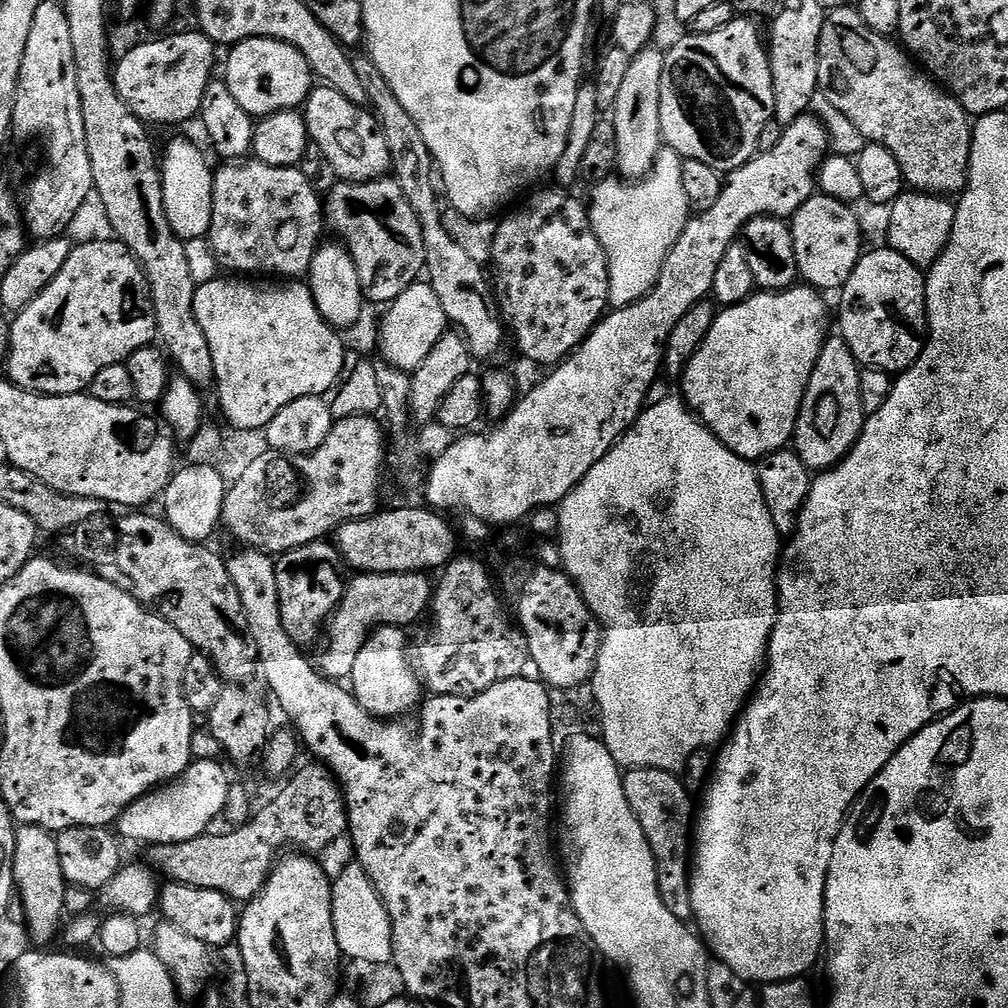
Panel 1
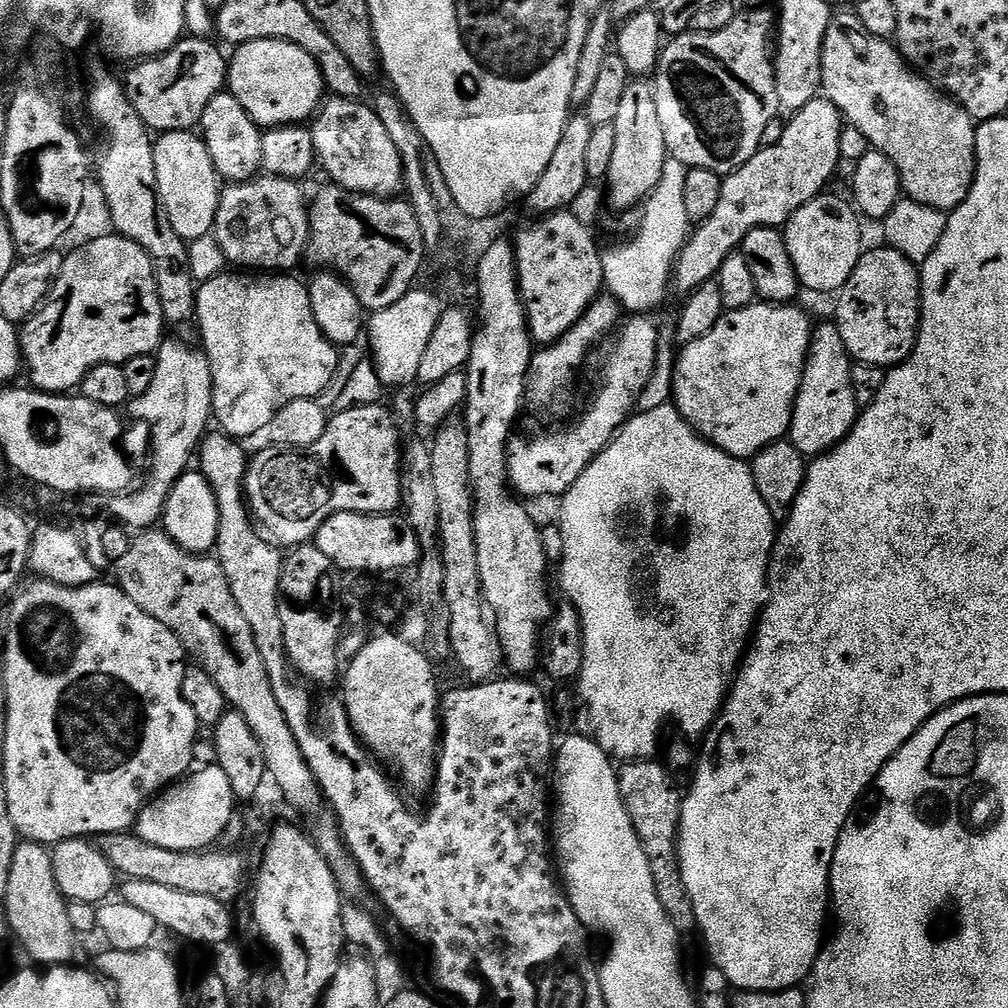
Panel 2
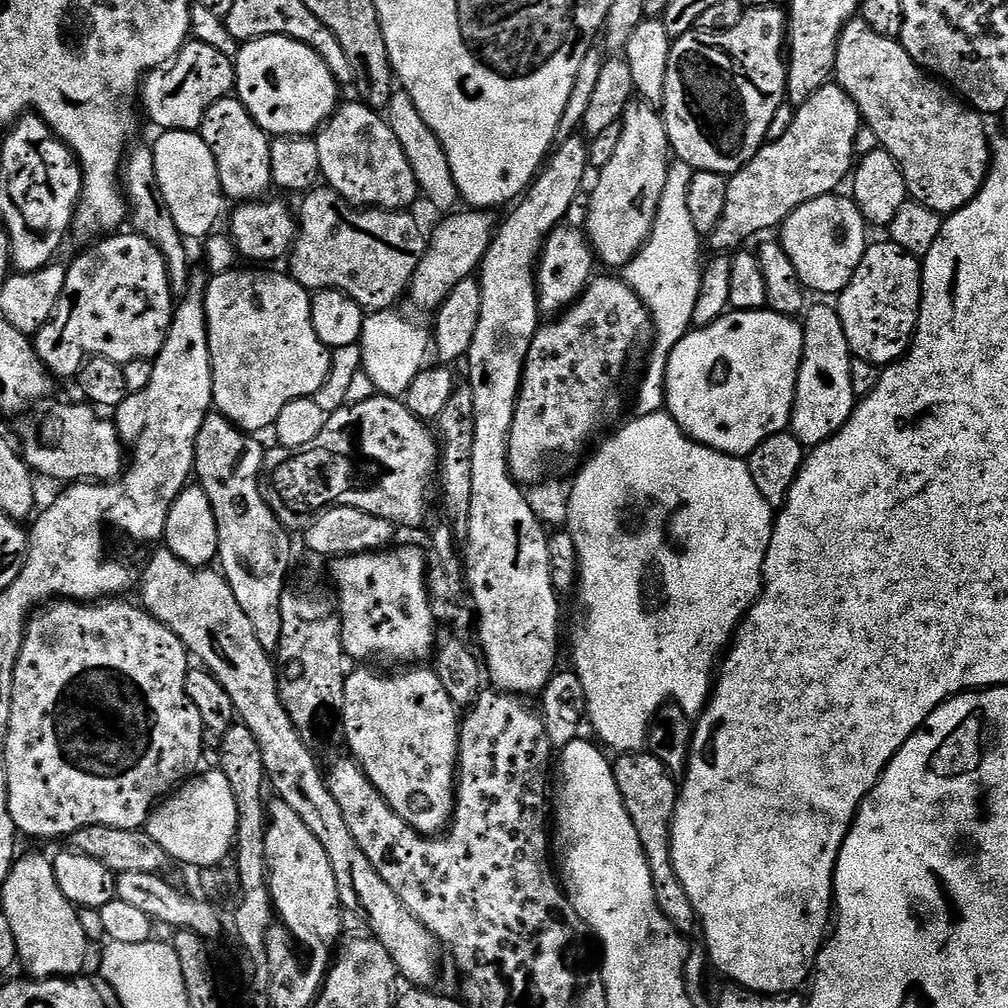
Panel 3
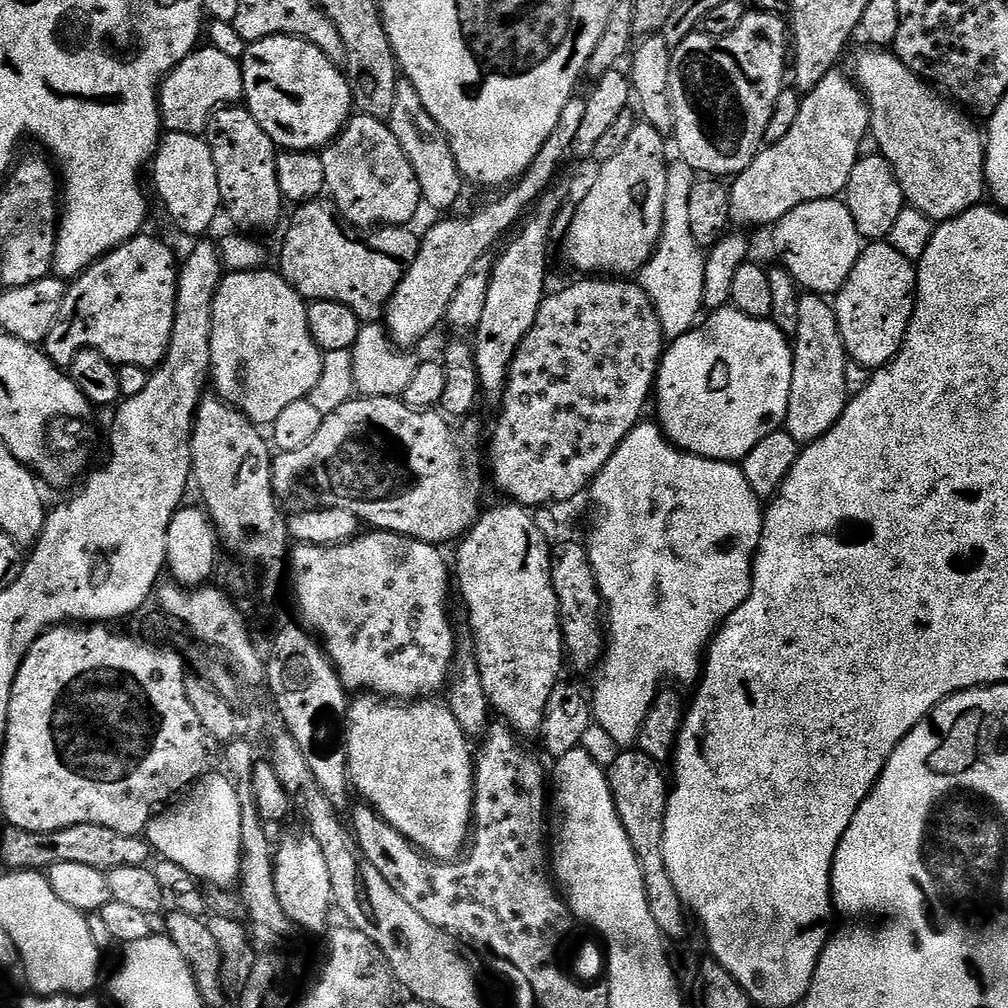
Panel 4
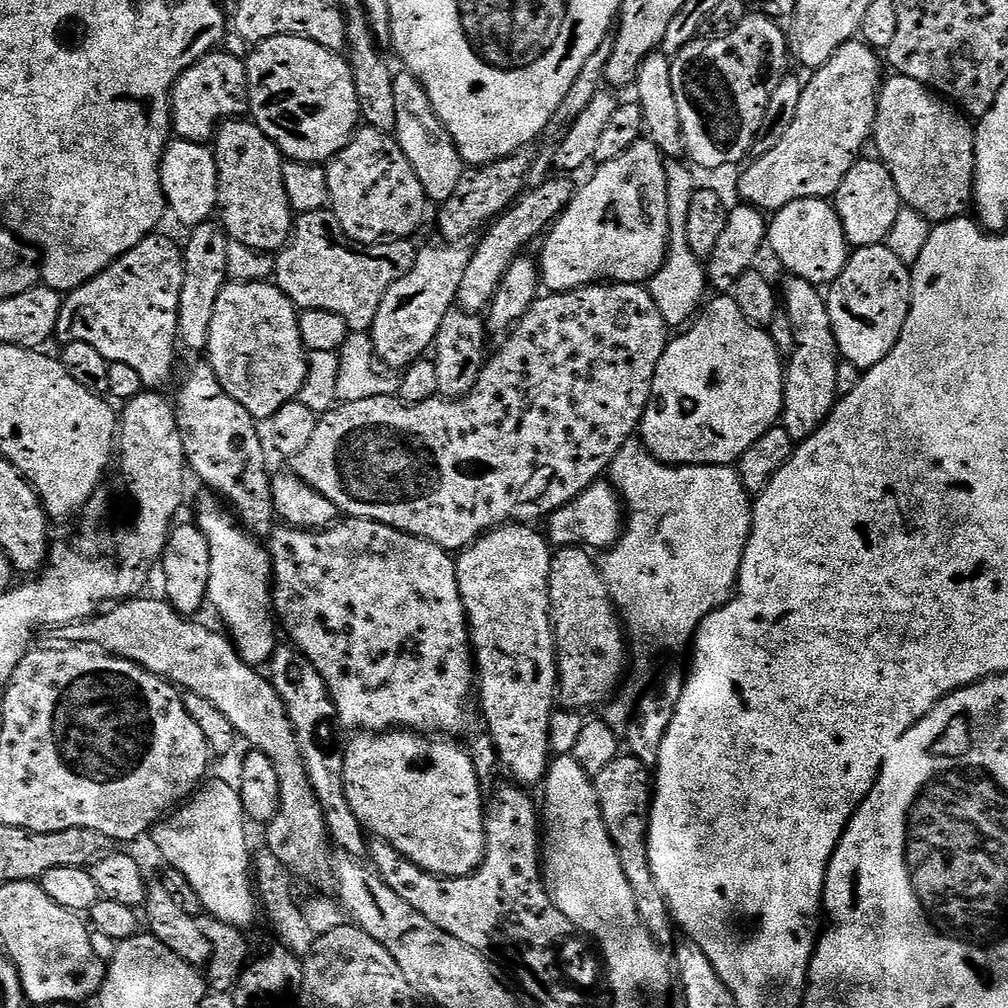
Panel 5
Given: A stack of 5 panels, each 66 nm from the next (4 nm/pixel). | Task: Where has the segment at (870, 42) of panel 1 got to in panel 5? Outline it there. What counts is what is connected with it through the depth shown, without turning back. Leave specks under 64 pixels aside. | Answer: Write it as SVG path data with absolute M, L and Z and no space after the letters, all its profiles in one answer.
M899 74L885 79L876 104L874 144L879 159L890 170L898 186L901 201L930 222L954 220L973 207L976 190L976 133L969 117L957 110L945 97L935 93L922 82Z

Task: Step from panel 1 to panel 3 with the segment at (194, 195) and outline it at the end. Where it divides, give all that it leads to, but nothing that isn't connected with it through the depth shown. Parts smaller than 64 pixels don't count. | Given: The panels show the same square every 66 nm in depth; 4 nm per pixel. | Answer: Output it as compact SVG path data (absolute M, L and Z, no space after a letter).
M161 131L159 135L156 144L151 145L151 150L154 154L154 170L158 170L158 186L162 190L162 198L180 235L189 241L203 241L213 235L215 228L212 227L219 222L226 205L214 154L210 154L210 146L206 146L199 132Z

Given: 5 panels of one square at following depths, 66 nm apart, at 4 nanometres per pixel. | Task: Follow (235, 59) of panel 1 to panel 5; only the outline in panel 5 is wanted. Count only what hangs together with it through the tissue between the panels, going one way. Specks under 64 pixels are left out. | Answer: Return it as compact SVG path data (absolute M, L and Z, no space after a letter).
M275 36L266 42L255 45L252 49L252 55L248 57L246 63L248 66L248 111L251 119L280 147L281 152L288 160L324 164L332 157L337 156L352 141L352 135L357 132L358 125L361 123L360 99L358 98L358 90L354 86L352 65L341 53L326 50L326 46L318 46L318 42L307 40L301 36Z

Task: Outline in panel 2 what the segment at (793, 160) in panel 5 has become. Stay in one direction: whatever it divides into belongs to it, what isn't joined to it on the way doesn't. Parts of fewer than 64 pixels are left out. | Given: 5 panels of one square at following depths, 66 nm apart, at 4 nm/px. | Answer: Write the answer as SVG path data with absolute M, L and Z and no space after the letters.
M826 98L811 100L802 110L798 110L796 116L791 117L784 125L782 138L774 146L769 148L761 147L759 152L755 152L736 172L730 172L723 177L724 185L722 194L718 197L718 207L714 214L706 218L689 235L688 243L680 252L680 257L676 260L674 269L674 288L687 294L693 292L695 288L709 283L715 277L716 272L726 262L730 253L737 251L743 245L746 234L755 228L780 228L788 223L788 220L806 202L810 202L816 196L825 191L824 188L832 180L832 175L836 172L836 167L842 164L840 159L840 139L842 130L846 126L846 121L841 116L831 102Z

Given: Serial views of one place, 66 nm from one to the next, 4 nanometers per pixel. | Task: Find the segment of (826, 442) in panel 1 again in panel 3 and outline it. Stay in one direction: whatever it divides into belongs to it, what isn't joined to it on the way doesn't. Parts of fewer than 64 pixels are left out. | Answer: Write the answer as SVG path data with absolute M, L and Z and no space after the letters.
M816 304L802 316L804 349L796 383L796 405L792 408L790 431L805 449L817 448L829 440L850 418L857 406L854 386L850 382L850 366L854 359L852 347L846 342L846 330L842 330L842 318L835 307Z

